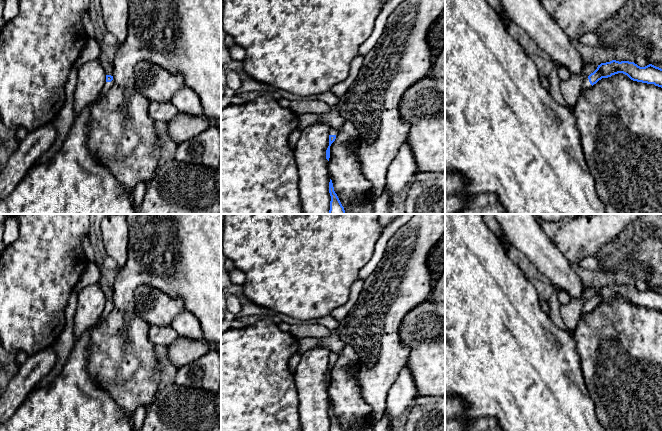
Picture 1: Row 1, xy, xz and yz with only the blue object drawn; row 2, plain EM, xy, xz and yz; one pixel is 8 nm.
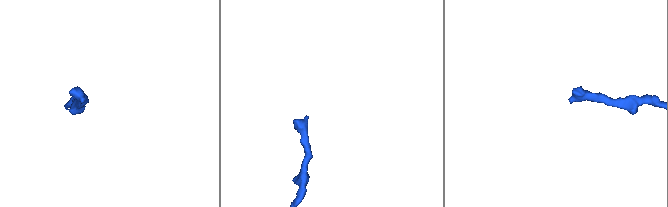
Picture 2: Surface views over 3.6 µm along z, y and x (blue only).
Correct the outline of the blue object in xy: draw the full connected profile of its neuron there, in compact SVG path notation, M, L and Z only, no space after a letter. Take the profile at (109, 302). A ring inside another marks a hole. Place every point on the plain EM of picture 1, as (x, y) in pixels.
M106 299L106 306L105 306L104 311L102 313L102 317L99 321L99 324L109 315L109 313L112 311L112 309L113 309L113 300Z

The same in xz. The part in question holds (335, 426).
M332 404L329 406L329 417L331 420L330 431L343 431L337 418L334 415Z

